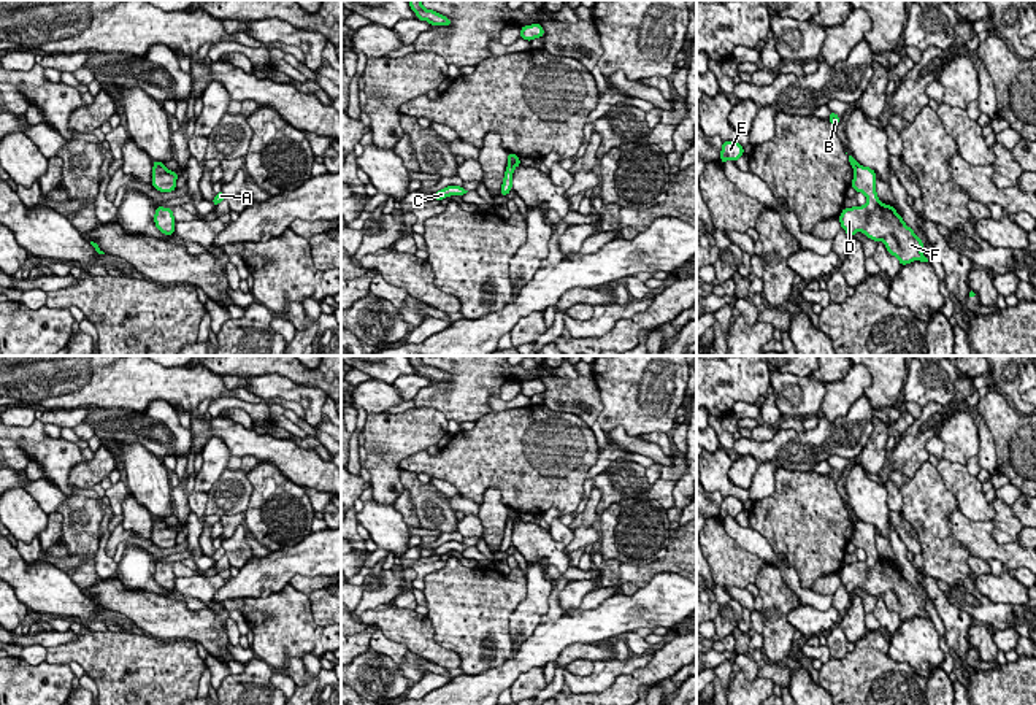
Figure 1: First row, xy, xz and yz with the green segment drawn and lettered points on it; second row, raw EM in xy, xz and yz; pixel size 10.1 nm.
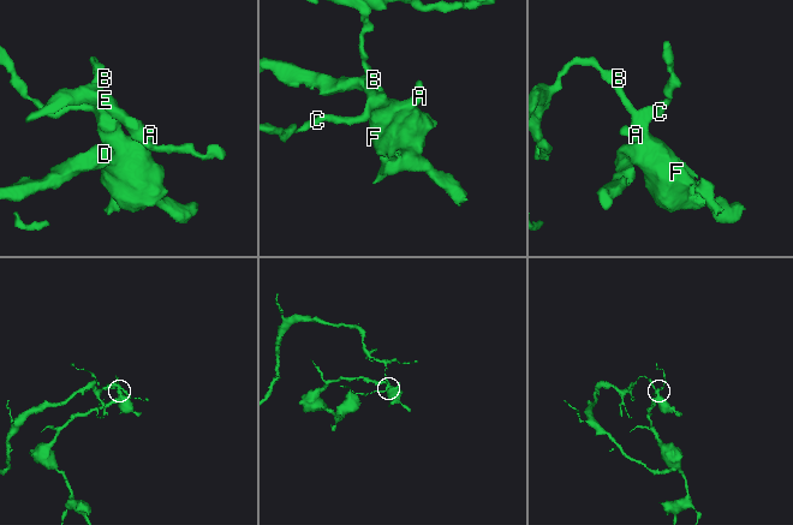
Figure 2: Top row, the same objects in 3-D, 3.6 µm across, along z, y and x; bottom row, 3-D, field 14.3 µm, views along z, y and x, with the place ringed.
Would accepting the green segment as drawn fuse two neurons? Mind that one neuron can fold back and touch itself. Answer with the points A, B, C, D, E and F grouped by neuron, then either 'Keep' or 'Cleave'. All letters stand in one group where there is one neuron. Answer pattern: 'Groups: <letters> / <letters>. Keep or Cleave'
Groups: A C D F / B E. Cleave

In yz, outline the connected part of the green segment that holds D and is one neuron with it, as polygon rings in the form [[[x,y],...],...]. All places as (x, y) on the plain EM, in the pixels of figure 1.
[[[857,521],[854,524],[852,543],[863,548],[866,559],[863,562],[844,564],[839,570],[841,584],[849,594],[855,588],[865,589],[874,597],[884,597],[890,611],[895,611],[901,622],[914,616],[928,618],[922,610],[923,597],[906,581],[895,562],[879,556],[876,548],[876,527],[869,522]]]

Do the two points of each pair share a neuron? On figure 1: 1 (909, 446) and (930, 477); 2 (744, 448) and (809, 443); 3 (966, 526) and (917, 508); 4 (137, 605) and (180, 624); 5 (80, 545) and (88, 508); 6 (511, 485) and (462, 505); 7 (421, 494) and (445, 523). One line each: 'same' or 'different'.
1: different
2: same
3: different
4: same
5: same
6: different
7: same

